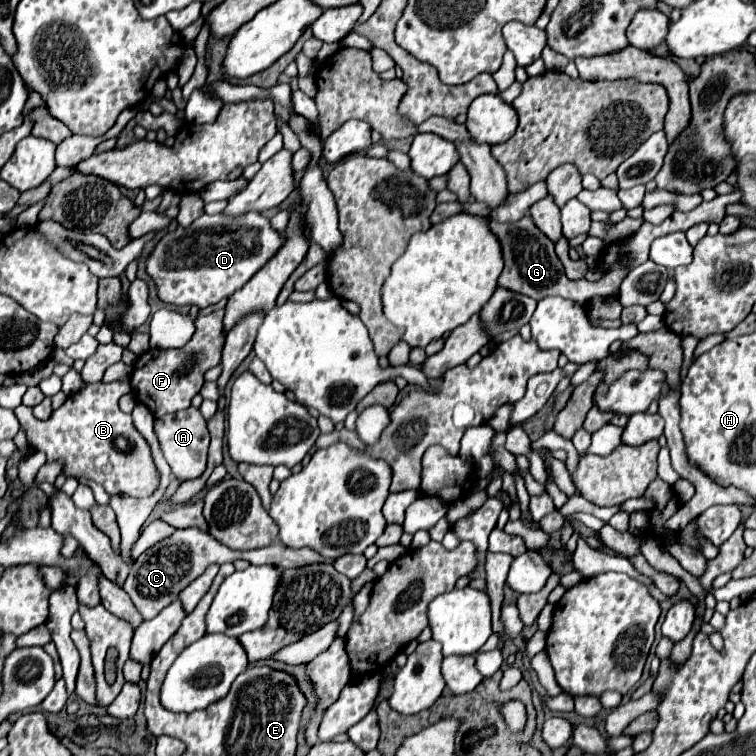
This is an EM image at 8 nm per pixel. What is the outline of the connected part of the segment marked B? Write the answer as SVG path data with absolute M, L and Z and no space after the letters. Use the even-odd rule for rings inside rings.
M96 382L68 396L68 400L44 422L36 420L32 416L32 408L26 406L18 406L16 414L20 424L26 428L28 444L40 452L46 452L48 462L64 458L66 476L90 478L102 484L110 496L126 494L134 498L146 498L158 488L160 478L148 442L134 428L132 416L118 408L120 396L128 392L128 382Z

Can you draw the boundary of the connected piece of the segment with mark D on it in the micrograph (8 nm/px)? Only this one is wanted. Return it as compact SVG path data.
M258 212L242 216L202 214L190 226L168 230L150 256L146 272L156 286L158 300L174 306L208 308L242 288L282 246L282 236L270 226L270 220Z

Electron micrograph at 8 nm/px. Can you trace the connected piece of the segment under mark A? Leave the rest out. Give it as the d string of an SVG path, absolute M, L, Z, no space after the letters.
M190 406L186 410L176 412L176 414L166 414L154 422L154 432L162 444L164 458L170 464L176 478L192 480L192 478L202 476L202 472L206 470L206 454L208 454L210 436L208 436L206 420L202 418L200 410Z

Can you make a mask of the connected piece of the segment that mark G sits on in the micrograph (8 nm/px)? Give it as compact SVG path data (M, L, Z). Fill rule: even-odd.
M528 214L518 222L498 222L496 218L492 218L490 230L496 234L496 238L502 244L504 270L498 278L498 286L518 292L518 294L524 294L524 296L530 296L534 300L542 300L546 296L560 296L560 298L576 300L578 304L588 304L596 296L606 296L606 294L616 292L616 288L620 286L620 282L628 274L630 260L626 258L626 266L622 266L622 262L618 262L616 268L606 272L598 282L568 280L568 276L564 274L562 262L558 260L558 256L554 252L554 244L550 244L550 240L546 240L546 236L532 224L532 218Z

